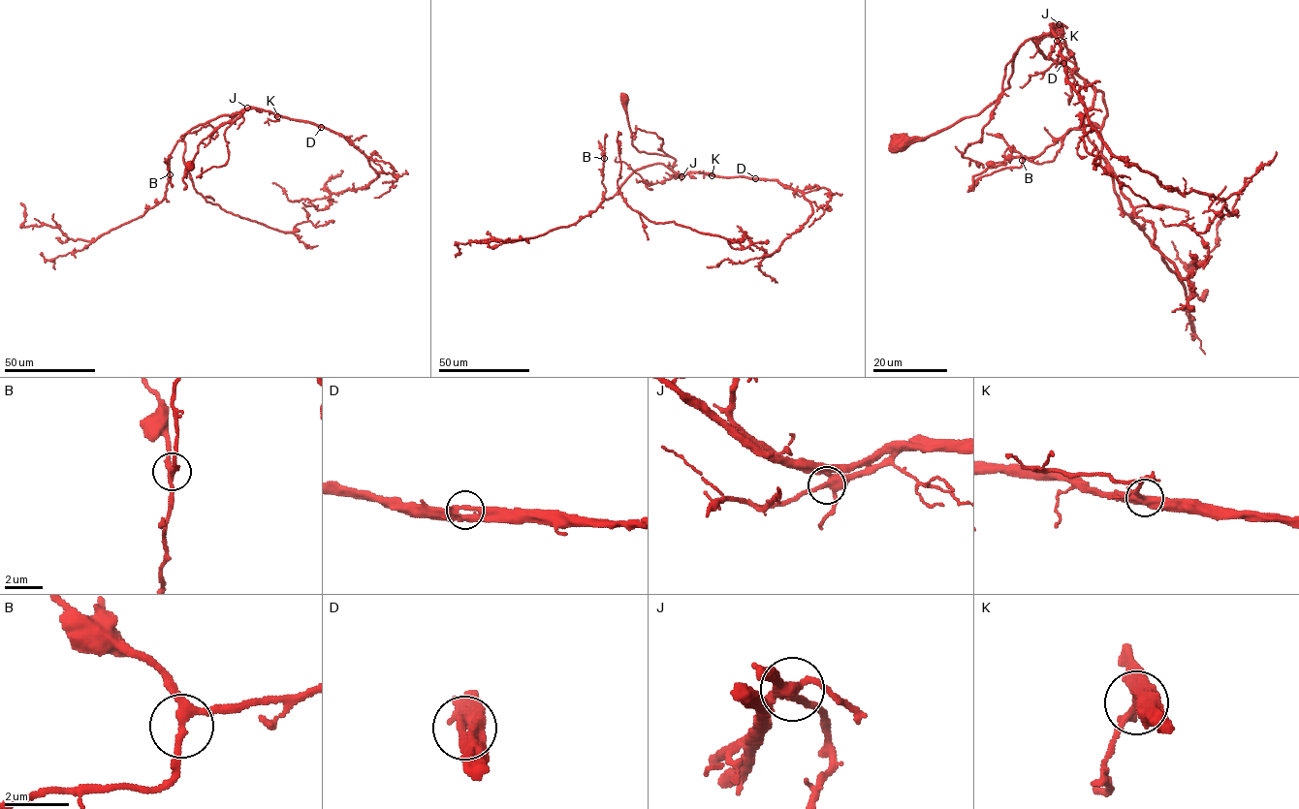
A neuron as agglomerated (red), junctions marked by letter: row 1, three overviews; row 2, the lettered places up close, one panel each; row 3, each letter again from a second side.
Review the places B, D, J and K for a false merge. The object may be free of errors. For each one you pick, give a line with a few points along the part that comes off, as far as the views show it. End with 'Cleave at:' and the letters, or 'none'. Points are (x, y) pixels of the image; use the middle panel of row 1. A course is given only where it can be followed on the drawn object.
Cleave at: none

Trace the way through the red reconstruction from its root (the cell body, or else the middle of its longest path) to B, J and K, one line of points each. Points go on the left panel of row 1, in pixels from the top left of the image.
B: (190, 167), (200, 143), (239, 114), (220, 115), (190, 130), (168, 159), (170, 174)
J: (190, 167), (200, 143), (221, 125), (237, 119), (240, 116), (237, 112), (247, 108)
K: (190, 167), (200, 143), (221, 125), (237, 119), (240, 116), (237, 112), (259, 108), (277, 116)

